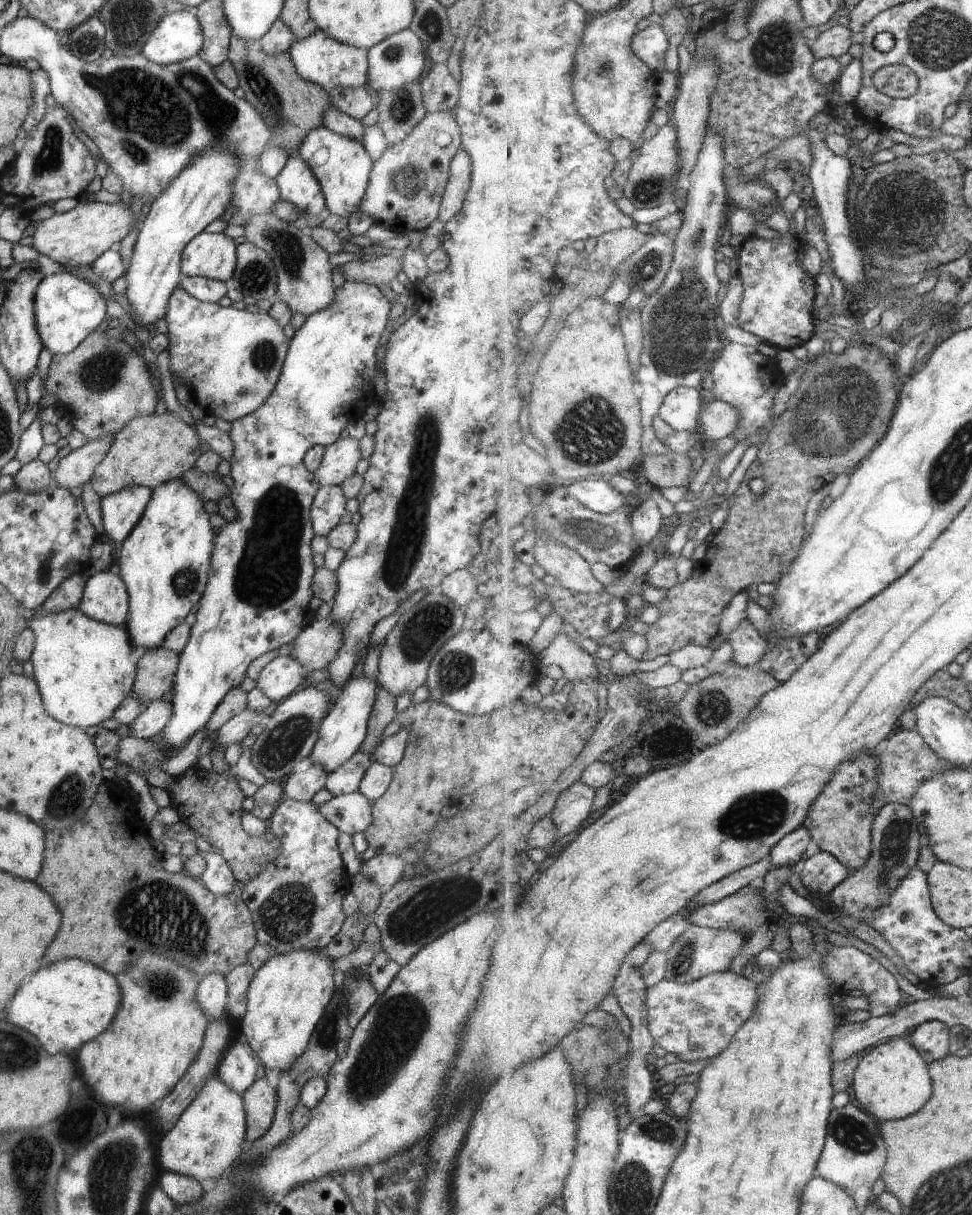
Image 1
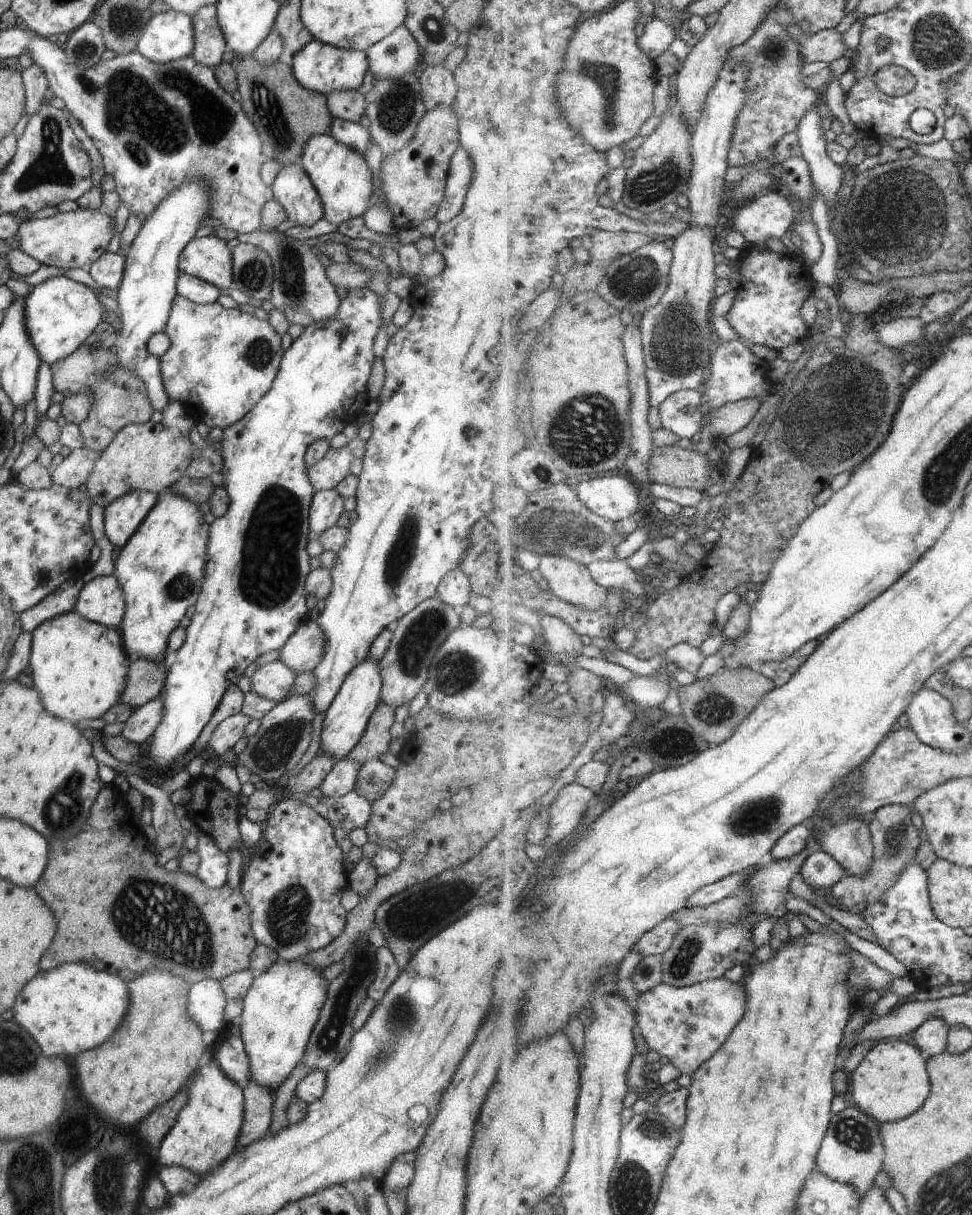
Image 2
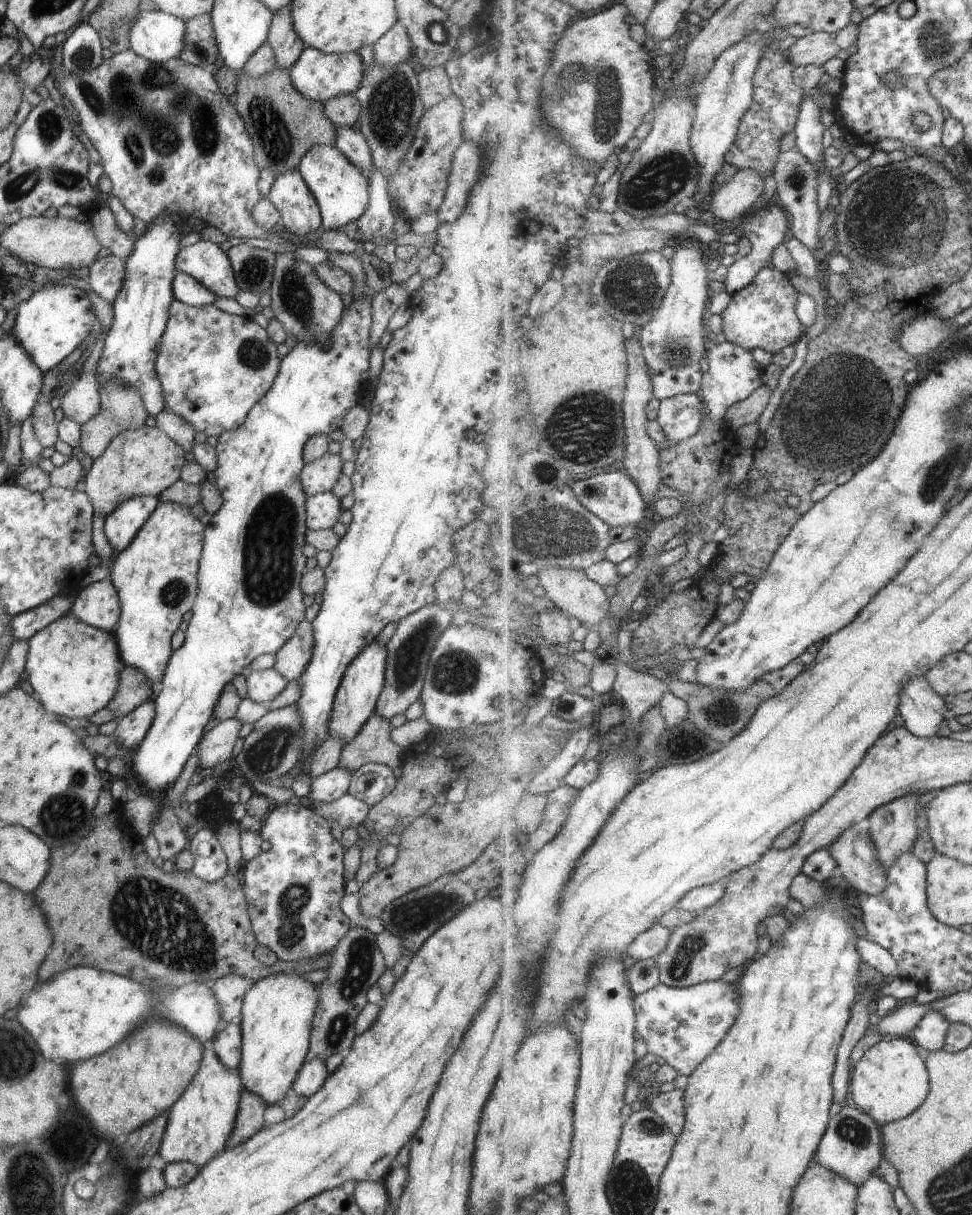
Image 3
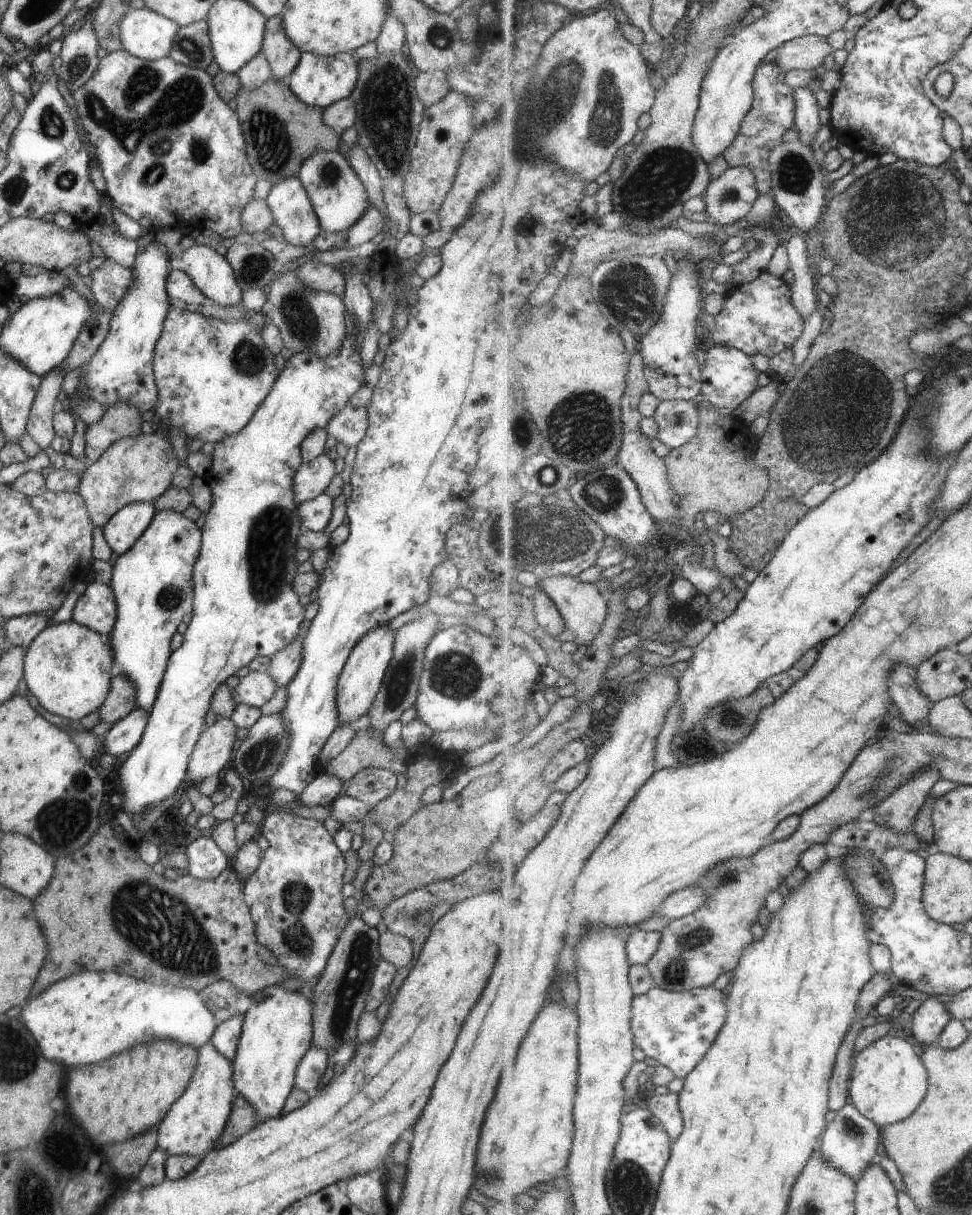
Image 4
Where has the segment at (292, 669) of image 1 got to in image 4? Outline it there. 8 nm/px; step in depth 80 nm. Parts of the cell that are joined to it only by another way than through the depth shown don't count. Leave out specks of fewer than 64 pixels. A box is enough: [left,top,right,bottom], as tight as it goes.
[234,671,277,708]

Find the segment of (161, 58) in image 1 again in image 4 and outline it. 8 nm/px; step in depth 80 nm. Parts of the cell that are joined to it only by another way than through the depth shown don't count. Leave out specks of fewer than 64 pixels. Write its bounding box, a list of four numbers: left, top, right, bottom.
[118,7,178,61]

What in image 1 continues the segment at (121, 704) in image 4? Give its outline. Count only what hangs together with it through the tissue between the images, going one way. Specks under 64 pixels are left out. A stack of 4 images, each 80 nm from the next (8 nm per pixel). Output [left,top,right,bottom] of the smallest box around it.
[130,645,179,702]

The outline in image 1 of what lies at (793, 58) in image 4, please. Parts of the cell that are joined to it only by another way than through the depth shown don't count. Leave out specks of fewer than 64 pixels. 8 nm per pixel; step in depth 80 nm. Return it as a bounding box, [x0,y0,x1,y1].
[809,25,853,59]

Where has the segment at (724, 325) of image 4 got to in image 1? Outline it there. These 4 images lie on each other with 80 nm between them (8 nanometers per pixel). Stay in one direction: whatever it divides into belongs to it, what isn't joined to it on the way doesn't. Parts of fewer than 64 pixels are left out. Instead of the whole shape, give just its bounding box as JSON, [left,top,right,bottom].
[737,229,817,350]

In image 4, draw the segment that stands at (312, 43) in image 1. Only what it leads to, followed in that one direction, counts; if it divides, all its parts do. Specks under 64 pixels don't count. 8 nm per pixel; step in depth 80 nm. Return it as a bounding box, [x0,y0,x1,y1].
[287,51,357,109]

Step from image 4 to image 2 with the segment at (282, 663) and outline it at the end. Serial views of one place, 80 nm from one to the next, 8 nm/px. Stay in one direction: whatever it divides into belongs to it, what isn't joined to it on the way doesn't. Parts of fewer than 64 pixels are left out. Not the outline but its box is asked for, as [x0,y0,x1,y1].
[279,620,326,674]

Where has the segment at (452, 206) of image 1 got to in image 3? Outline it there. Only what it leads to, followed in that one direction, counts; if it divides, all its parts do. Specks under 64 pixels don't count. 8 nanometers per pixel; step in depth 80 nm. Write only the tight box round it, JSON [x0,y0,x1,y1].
[435,140,481,223]

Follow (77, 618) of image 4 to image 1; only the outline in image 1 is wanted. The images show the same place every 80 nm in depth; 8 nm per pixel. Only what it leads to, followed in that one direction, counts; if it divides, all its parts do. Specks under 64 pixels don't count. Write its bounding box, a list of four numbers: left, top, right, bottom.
[77,567,128,624]

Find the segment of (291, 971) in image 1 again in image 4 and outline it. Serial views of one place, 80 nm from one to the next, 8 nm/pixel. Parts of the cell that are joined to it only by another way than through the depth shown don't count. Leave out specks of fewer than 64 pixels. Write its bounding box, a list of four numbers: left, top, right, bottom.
[232,983,312,1120]

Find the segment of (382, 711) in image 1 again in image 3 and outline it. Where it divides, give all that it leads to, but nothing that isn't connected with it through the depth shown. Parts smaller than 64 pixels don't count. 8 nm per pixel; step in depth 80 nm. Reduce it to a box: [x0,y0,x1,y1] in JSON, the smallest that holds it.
[338,713,405,772]

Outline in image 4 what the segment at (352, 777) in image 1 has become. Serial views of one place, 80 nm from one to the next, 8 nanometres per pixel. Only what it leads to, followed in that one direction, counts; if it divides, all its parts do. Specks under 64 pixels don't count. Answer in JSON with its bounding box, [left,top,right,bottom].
[297,770,341,807]

